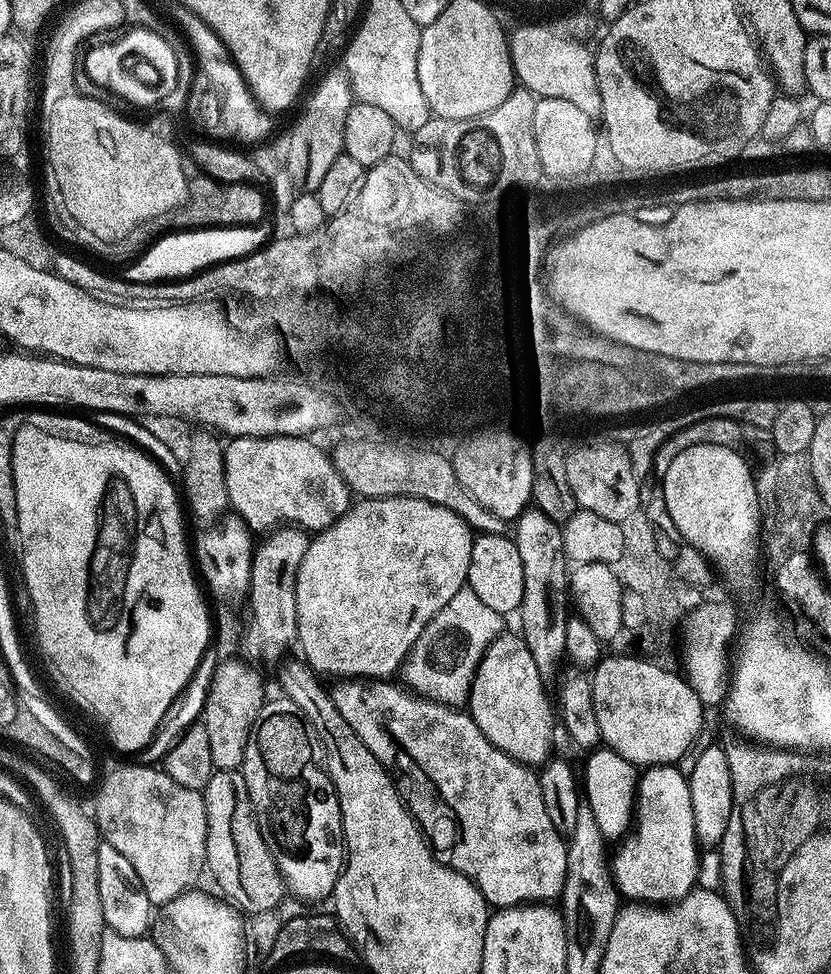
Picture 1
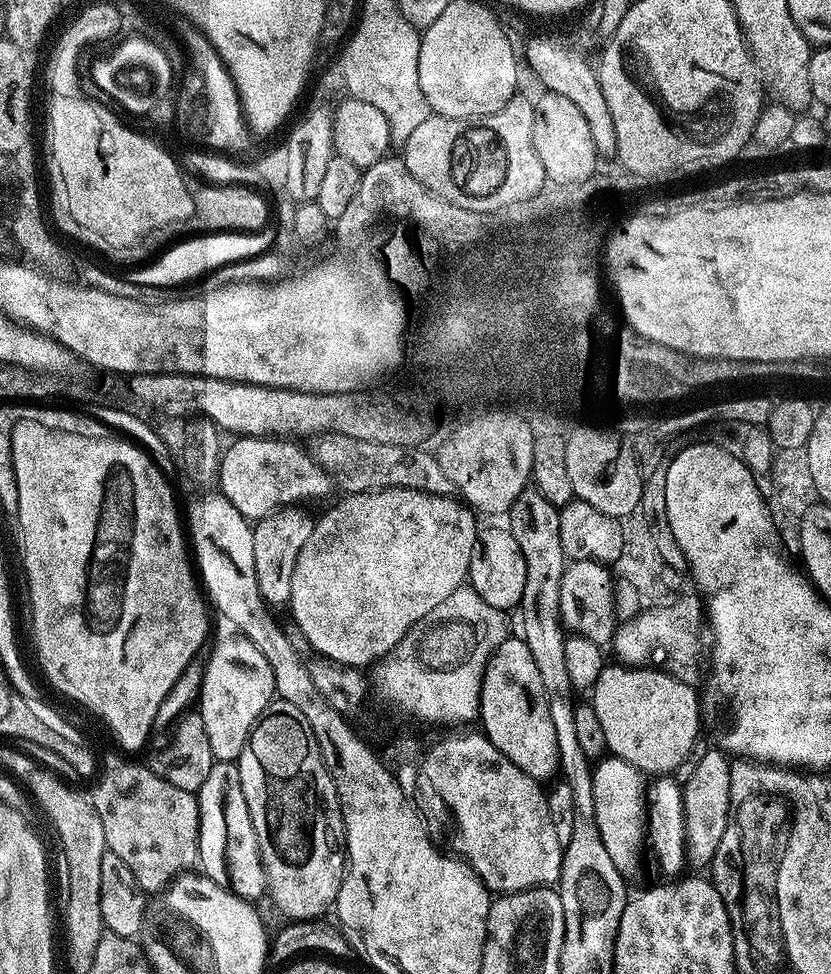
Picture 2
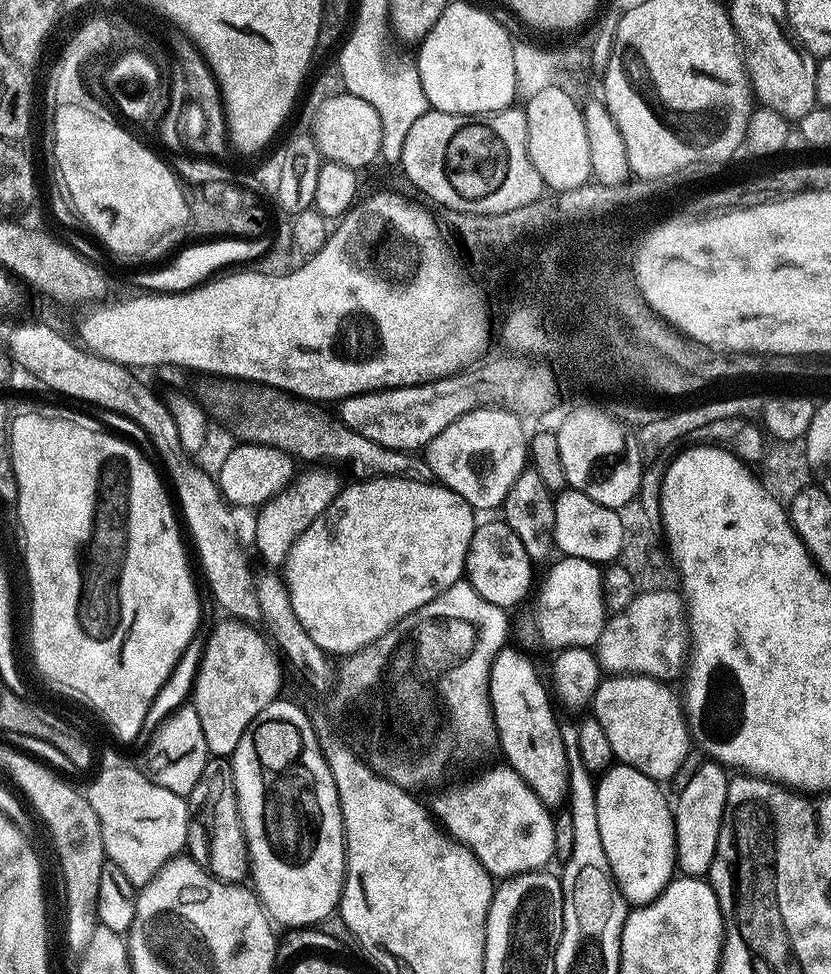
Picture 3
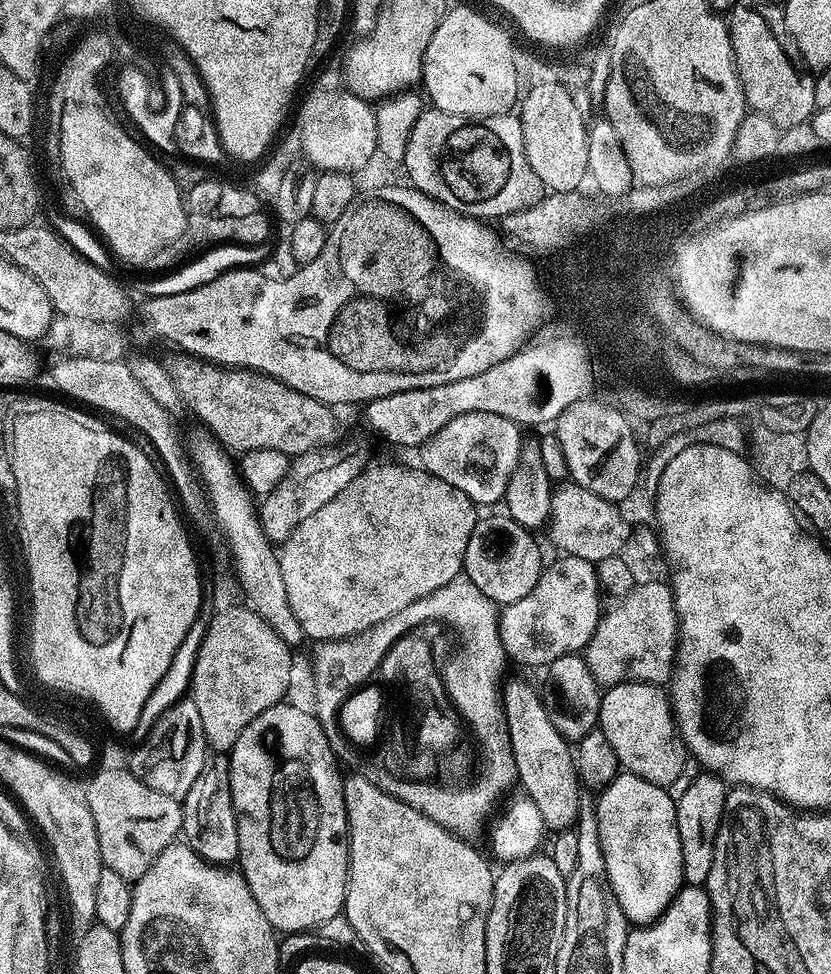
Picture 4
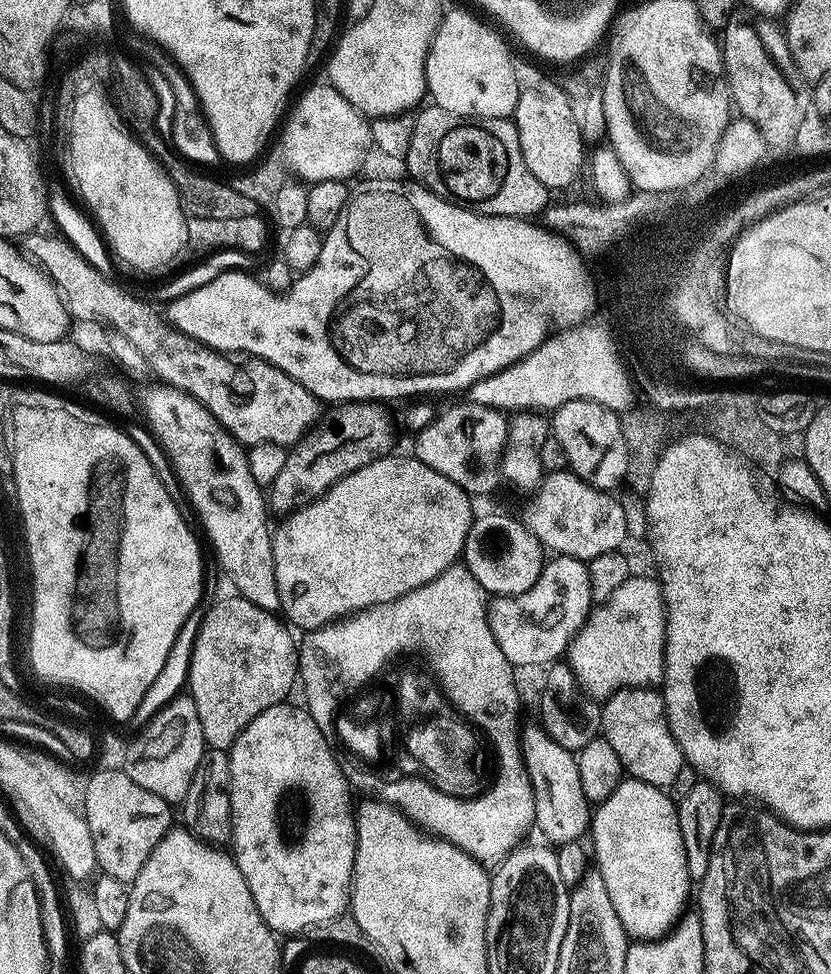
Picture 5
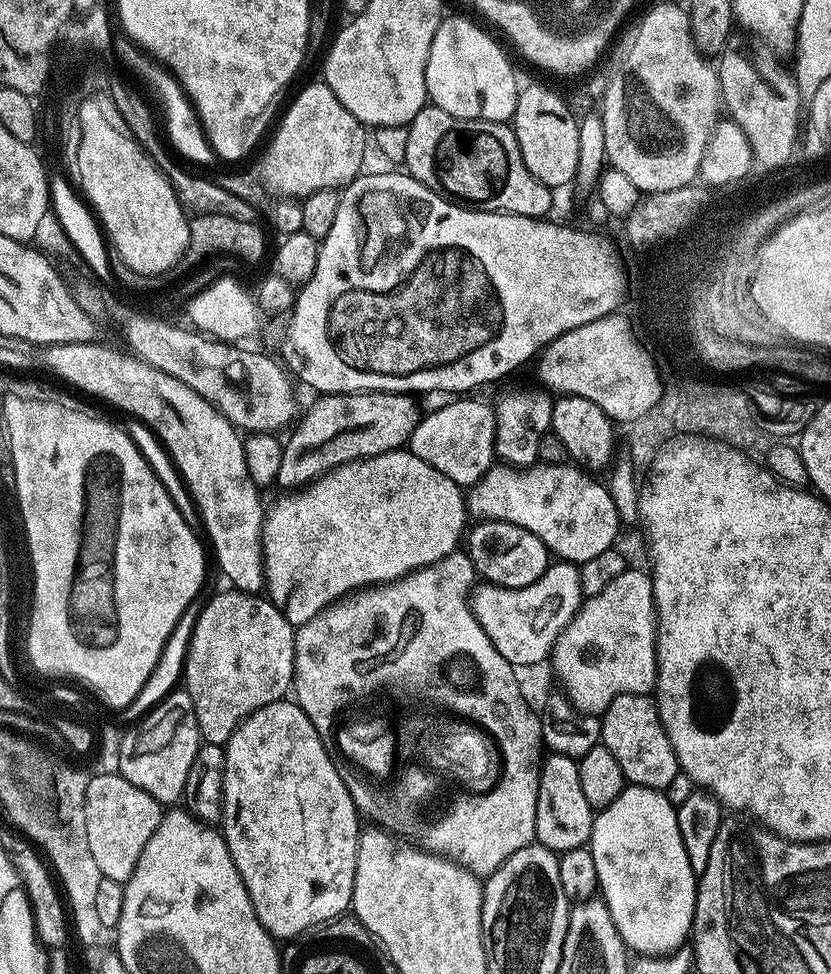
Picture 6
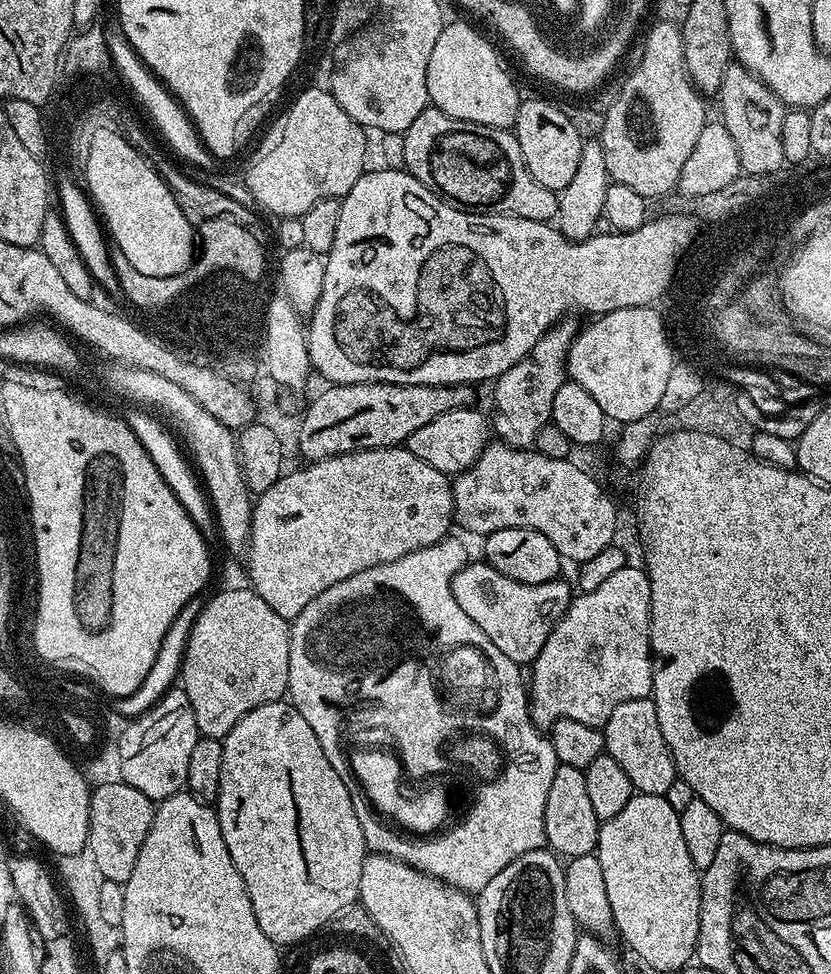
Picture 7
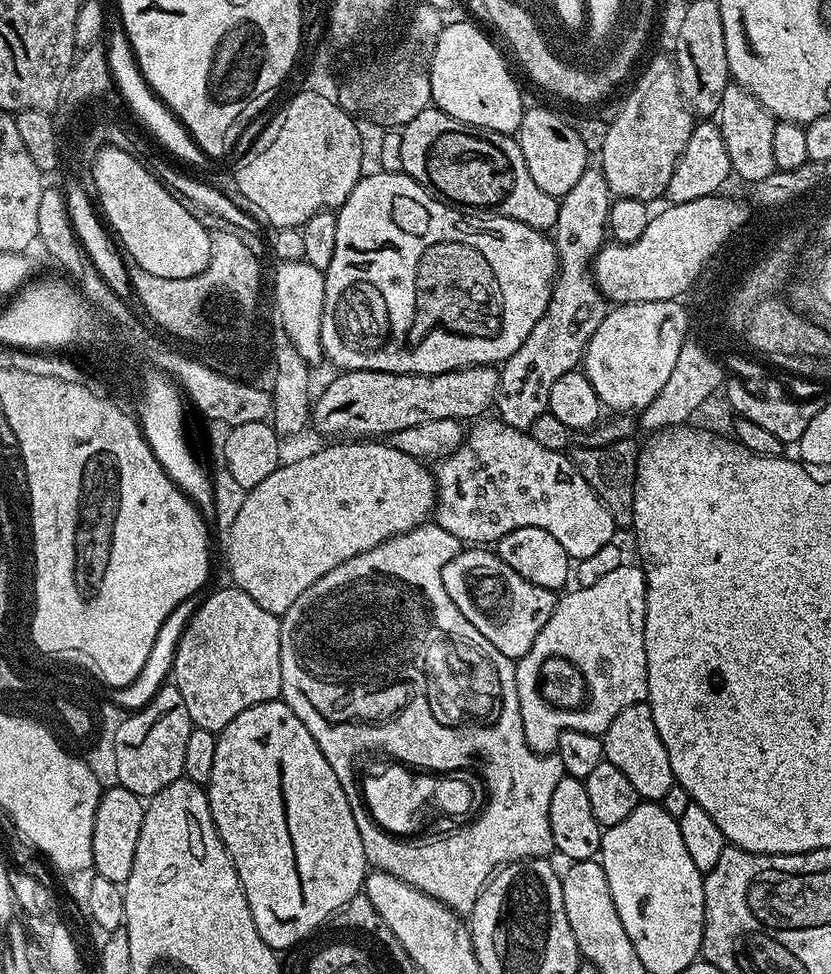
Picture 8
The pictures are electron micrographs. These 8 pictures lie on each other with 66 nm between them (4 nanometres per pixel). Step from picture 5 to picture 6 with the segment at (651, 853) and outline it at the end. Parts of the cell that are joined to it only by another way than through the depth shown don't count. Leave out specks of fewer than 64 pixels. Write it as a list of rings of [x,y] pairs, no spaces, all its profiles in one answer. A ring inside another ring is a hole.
[[[628,784],[610,806],[595,813],[592,821],[590,851],[594,870],[598,870],[599,895],[610,910],[614,926],[625,945],[641,957],[666,957],[681,951],[692,934],[698,874],[690,866],[690,858],[686,858],[676,809],[677,805],[671,804],[661,789]]]

